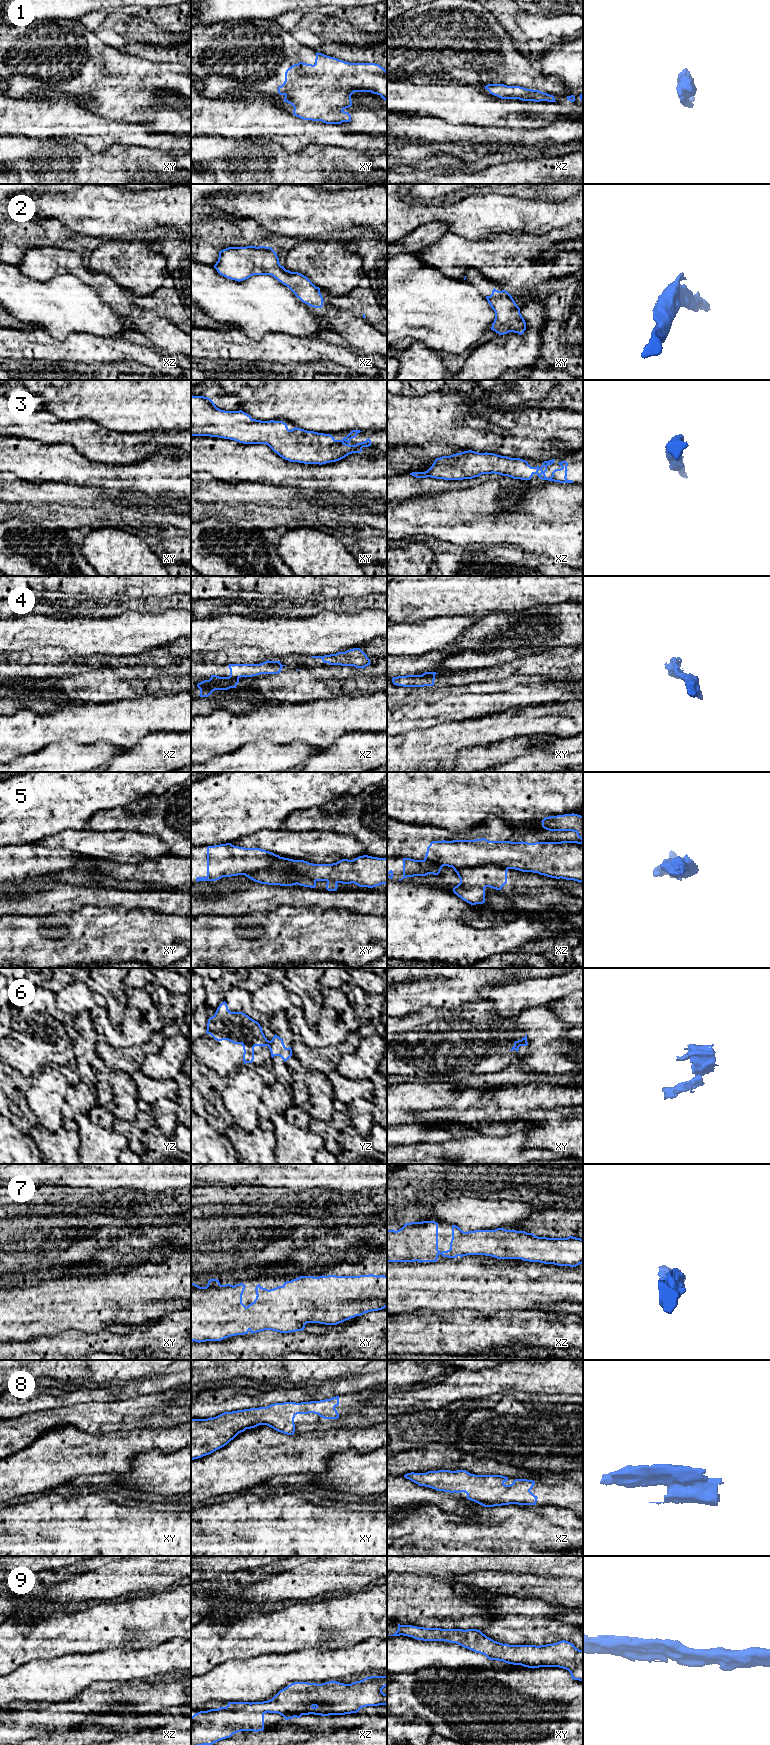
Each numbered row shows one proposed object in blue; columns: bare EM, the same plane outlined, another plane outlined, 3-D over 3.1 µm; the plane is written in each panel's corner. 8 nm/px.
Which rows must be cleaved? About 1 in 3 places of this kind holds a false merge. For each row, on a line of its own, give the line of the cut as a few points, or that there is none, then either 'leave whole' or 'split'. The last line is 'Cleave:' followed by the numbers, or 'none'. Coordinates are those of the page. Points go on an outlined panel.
1: no cut | leave whole
2: no cut | leave whole
3: no cut | leave whole
4: xz (228, 677), (238, 678) | split
5: xy (293, 864), (284, 870), (275, 861), (270, 868), (243, 874) | split
6: yz (270, 1041), (268, 1046) | split
7: no cut | leave whole
8: no cut | leave whole
9: no cut | leave whole
Cleave: 4, 5, 6

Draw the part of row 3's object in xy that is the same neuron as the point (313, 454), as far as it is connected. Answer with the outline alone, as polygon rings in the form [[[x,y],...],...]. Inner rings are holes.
[[[191,395],[191,436],[218,437],[243,444],[266,444],[280,457],[290,462],[322,465],[339,461],[352,453],[360,453],[363,447],[369,447],[372,444],[368,438],[364,442],[350,445],[351,439],[360,432],[362,431],[352,430],[342,440],[335,440],[330,434],[307,431],[297,427],[289,430],[283,421],[252,419],[242,410],[221,410],[210,398]]]

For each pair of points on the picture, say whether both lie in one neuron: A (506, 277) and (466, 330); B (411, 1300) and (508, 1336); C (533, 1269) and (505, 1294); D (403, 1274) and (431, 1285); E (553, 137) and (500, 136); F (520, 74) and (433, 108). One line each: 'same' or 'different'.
A: different
B: different
C: different
D: same
E: same
F: different

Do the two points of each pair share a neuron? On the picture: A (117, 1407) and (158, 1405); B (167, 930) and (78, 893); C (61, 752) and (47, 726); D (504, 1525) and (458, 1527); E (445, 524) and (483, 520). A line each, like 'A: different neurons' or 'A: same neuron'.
A: same neuron
B: different neurons
C: different neurons
D: same neuron
E: same neuron

